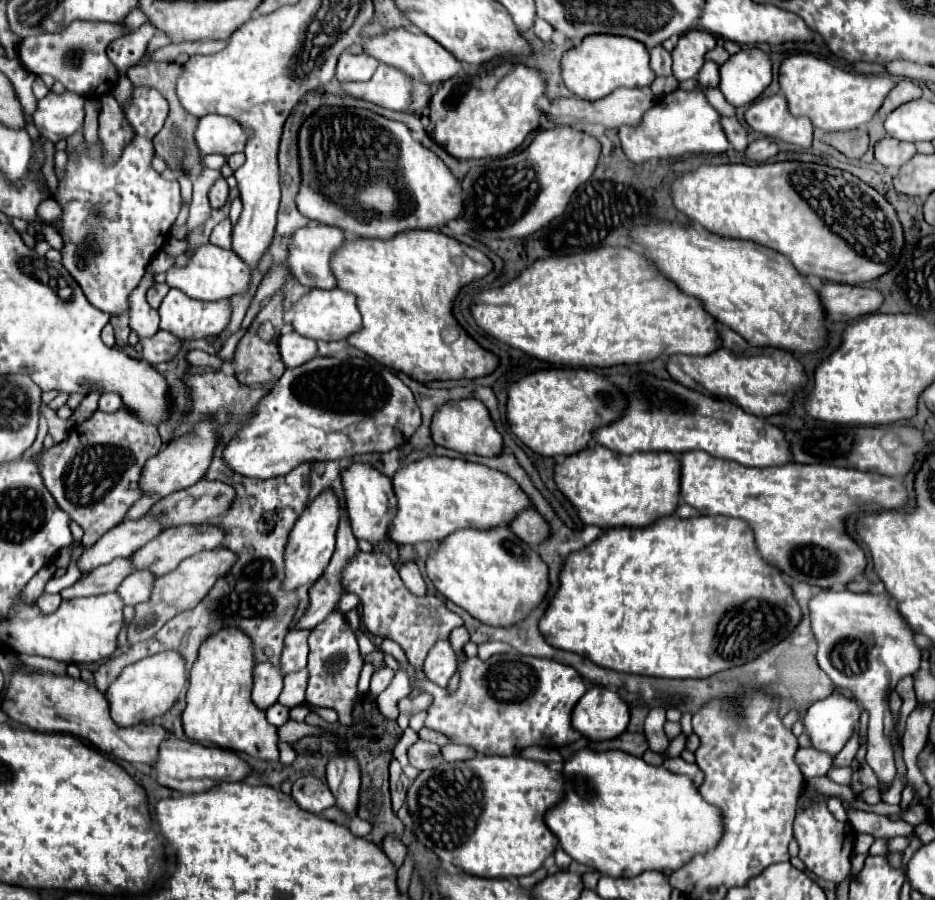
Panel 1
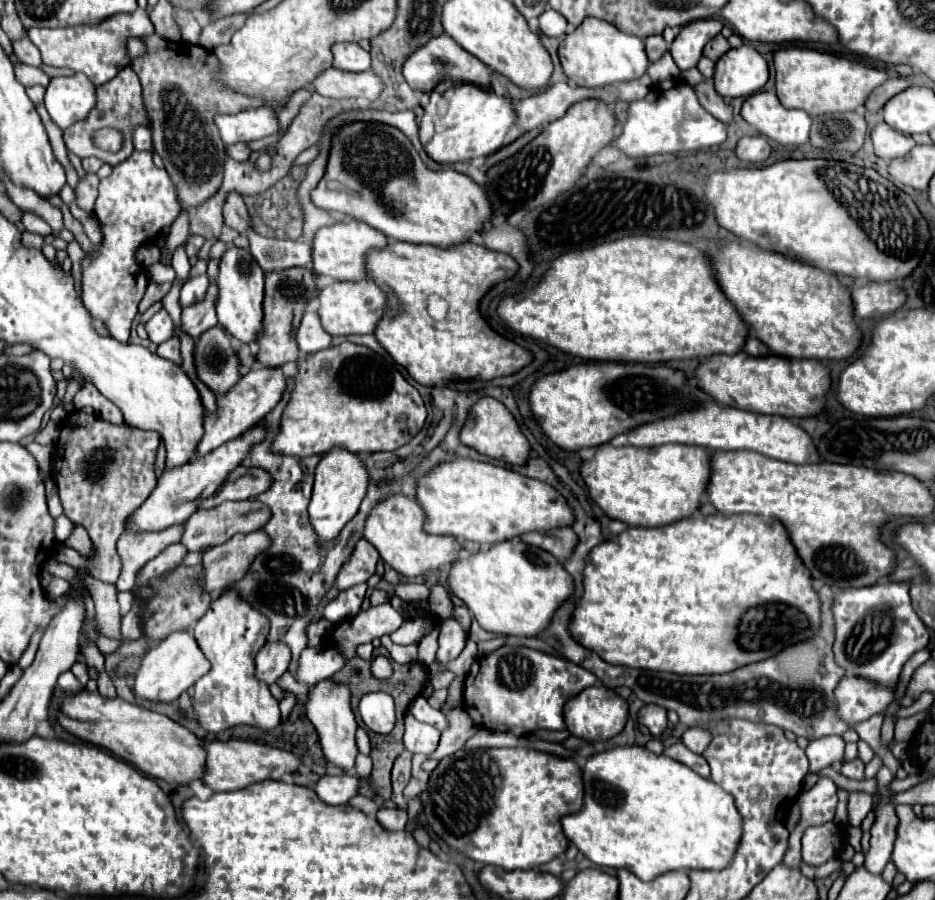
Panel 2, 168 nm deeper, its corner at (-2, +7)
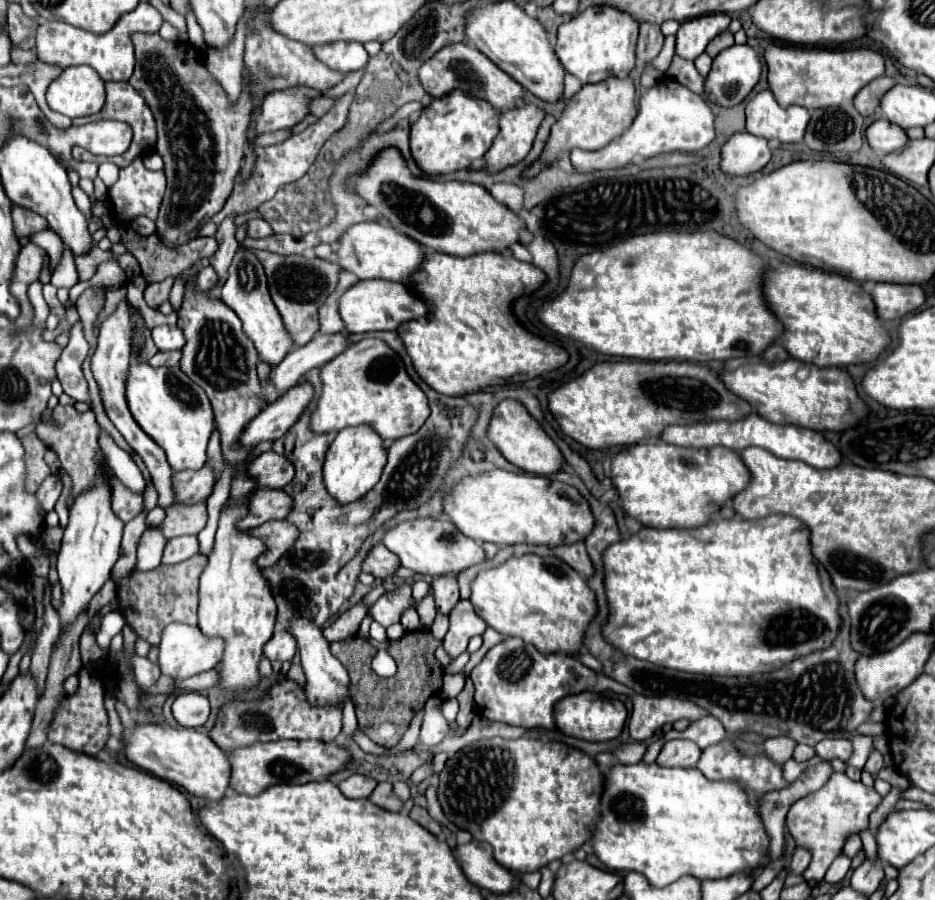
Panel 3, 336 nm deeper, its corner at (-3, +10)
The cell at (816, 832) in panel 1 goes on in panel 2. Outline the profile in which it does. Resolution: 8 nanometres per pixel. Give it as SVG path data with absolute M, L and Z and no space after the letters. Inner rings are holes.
M827 821L823 825L811 825L803 833L803 859L809 865L823 865L829 859L835 859L841 855L843 845L847 839L847 831L843 825L835 821Z

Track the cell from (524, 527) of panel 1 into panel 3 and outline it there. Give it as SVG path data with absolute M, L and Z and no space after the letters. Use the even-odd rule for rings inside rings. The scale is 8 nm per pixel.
M584 542L570 544L570 546L558 546L558 548L552 548L552 550L556 552L556 556L560 556L566 564L570 564L586 580L590 580L590 576L594 576L594 564L586 554Z

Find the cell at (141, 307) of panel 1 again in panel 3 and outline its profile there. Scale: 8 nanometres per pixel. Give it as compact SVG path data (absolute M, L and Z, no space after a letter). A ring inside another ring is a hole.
M158 326L152 330L152 340L158 350L170 352L170 350L182 350L184 346L184 334L178 326Z

